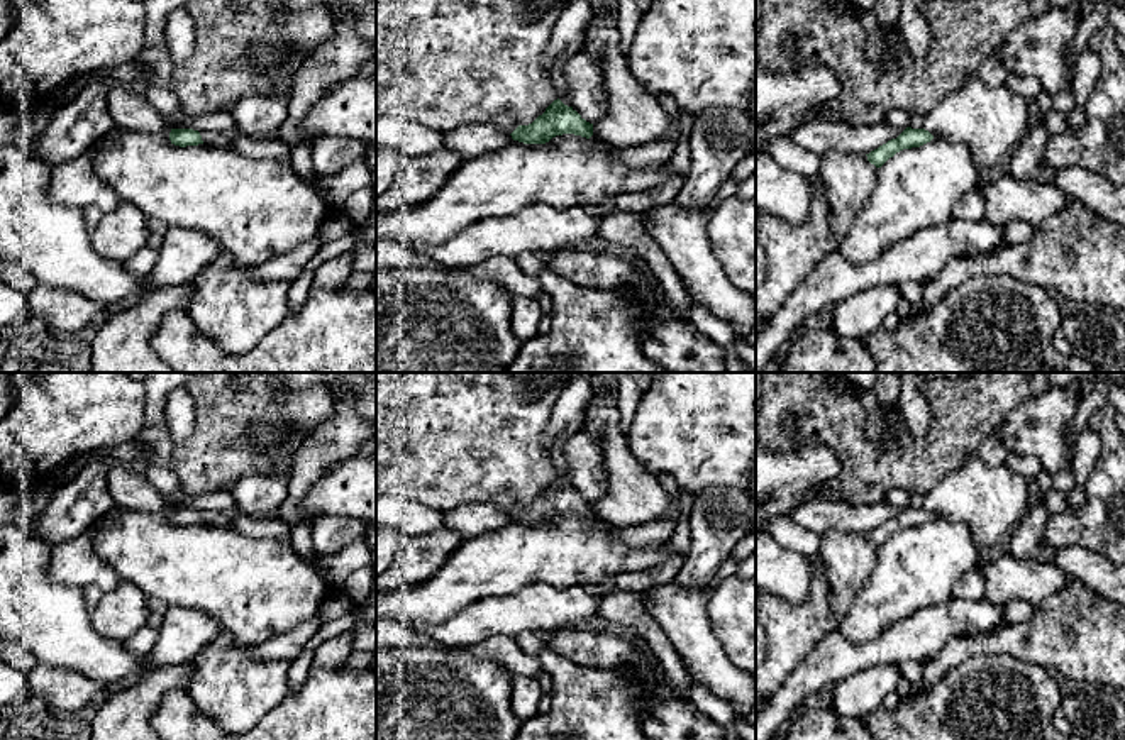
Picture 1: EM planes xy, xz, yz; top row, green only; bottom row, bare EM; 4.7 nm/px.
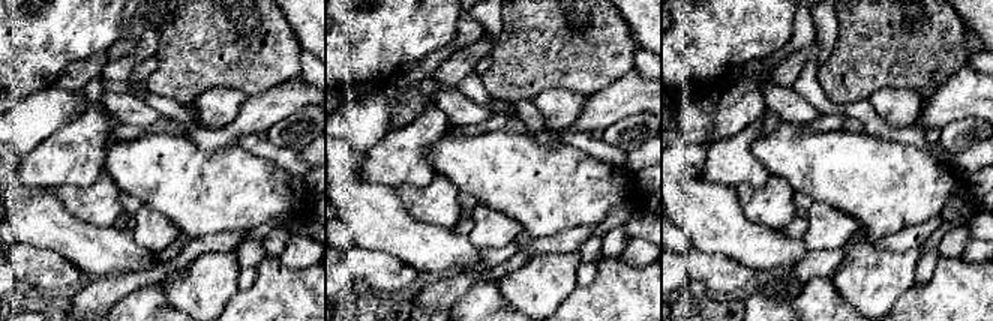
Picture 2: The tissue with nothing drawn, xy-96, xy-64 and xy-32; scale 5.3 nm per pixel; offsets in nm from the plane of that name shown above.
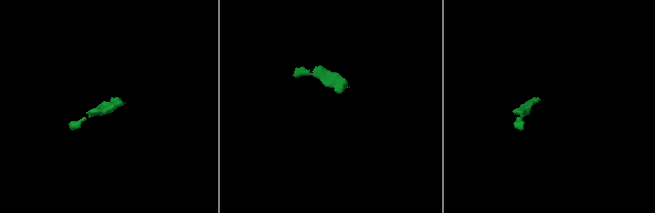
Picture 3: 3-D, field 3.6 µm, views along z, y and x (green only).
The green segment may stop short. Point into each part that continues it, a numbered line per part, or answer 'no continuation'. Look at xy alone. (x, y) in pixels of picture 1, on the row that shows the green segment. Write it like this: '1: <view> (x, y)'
1: xy (216, 139)

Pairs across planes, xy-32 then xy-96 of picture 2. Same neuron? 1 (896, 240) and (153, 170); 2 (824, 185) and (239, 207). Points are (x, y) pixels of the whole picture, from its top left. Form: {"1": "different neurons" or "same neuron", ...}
{"1": "different neurons", "2": "same neuron"}

